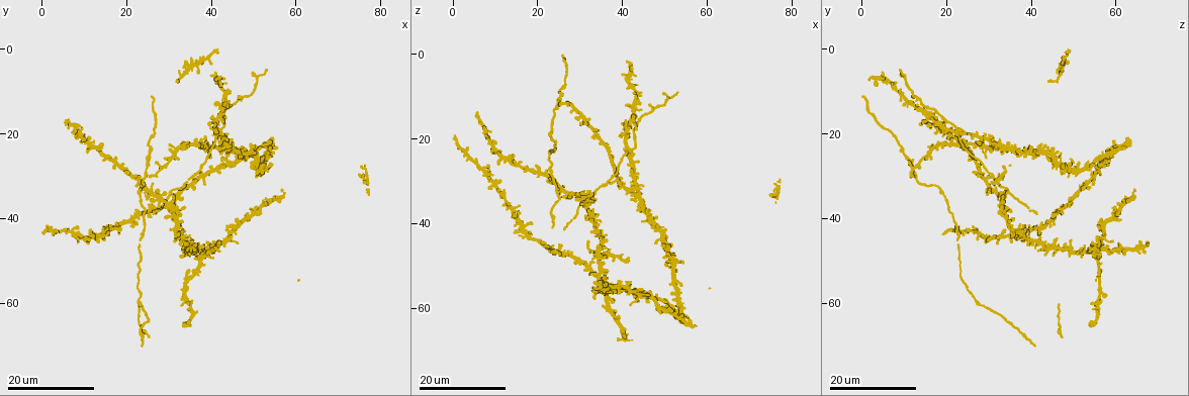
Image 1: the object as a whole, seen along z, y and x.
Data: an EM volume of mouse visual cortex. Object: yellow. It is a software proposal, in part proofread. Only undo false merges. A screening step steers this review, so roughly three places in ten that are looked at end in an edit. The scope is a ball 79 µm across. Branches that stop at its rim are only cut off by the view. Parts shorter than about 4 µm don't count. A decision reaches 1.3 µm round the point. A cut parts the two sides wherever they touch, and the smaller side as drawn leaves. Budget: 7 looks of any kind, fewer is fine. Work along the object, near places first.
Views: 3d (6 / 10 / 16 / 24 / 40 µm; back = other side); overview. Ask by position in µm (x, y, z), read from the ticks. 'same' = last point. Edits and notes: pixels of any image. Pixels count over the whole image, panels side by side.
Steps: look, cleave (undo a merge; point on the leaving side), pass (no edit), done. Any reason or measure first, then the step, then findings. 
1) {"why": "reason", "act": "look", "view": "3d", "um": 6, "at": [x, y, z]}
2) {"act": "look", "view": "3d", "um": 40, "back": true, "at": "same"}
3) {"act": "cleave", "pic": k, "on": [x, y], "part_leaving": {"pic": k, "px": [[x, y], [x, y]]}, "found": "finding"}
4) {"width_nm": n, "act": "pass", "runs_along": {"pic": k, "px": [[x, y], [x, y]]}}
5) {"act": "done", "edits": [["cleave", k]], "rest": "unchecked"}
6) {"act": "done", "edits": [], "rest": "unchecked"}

{"why": "side arm on a straight run", "act": "look", "view": "3d", "um": 16, "at": [53.0, 28.0, 49.5]}

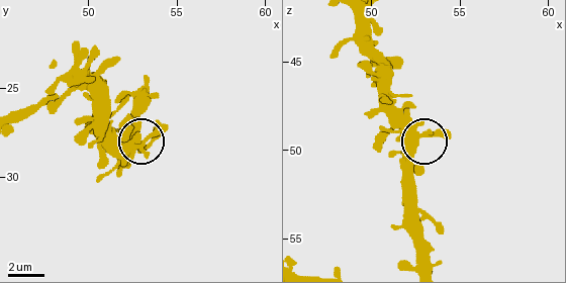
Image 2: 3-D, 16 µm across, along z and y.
{"why": "closer look", "act": "look", "view": "3d", "um": 10, "at": [53.0, 28.3, 49.3]}

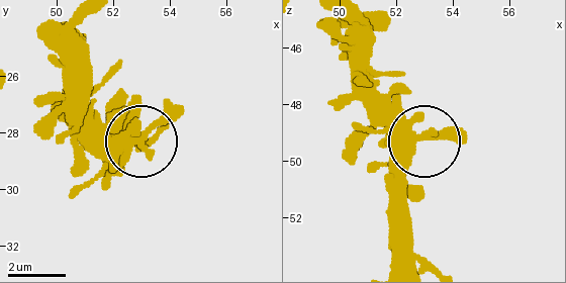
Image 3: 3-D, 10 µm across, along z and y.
{"side_arm_um": 34, "act": "pass", "found": "all the same neuron"}

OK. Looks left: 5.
{"why": "thick turns thin", "act": "look", "view": "3d", "um": 24, "at": [39.5, 48.0, 56.0]}

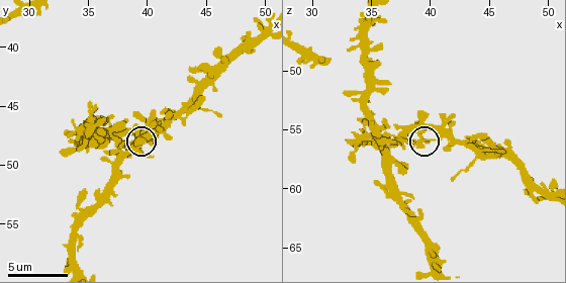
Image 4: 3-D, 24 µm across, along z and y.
{"act": "look", "view": "3d", "um": 6, "at": "same"}

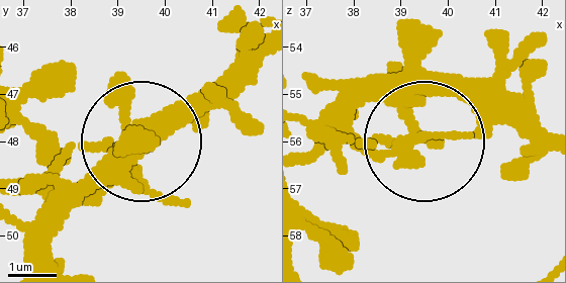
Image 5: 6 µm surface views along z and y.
{"act": "pass", "found": "all the same neuron"}

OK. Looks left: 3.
{"act": "look", "view": "3d", "um": 24, "at": [42.5, 23.0, 31.5]}

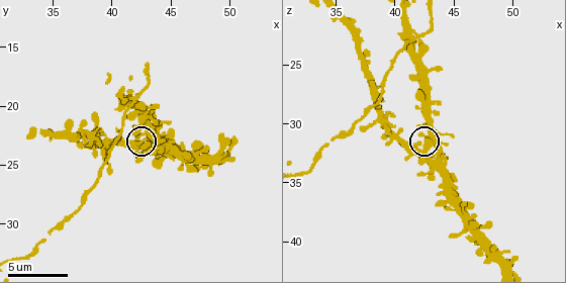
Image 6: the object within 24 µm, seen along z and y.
{"act": "look", "view": "3d", "um": 6, "at": [42.8, 23.2, 31.8]}

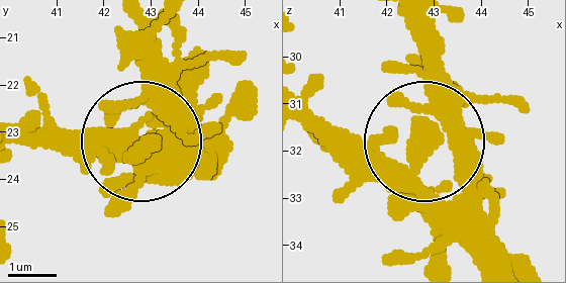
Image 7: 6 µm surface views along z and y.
{"width_nm": 430, "act": "pass", "found": "all the same neuron"}

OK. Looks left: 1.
{"act": "done", "edits": [], "rest": "unchecked"}

